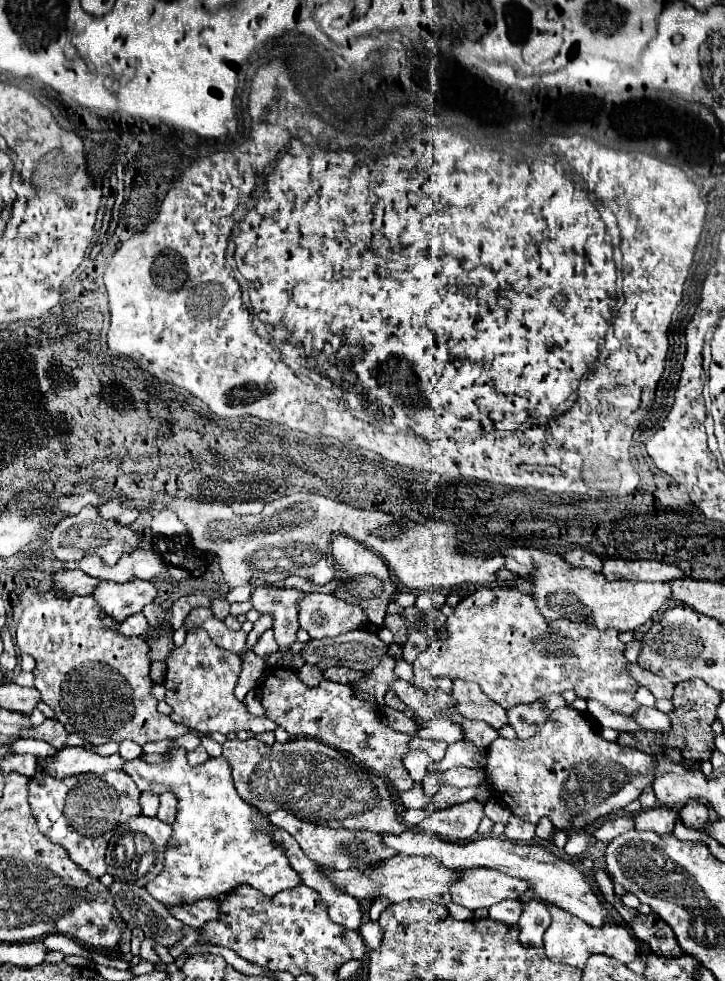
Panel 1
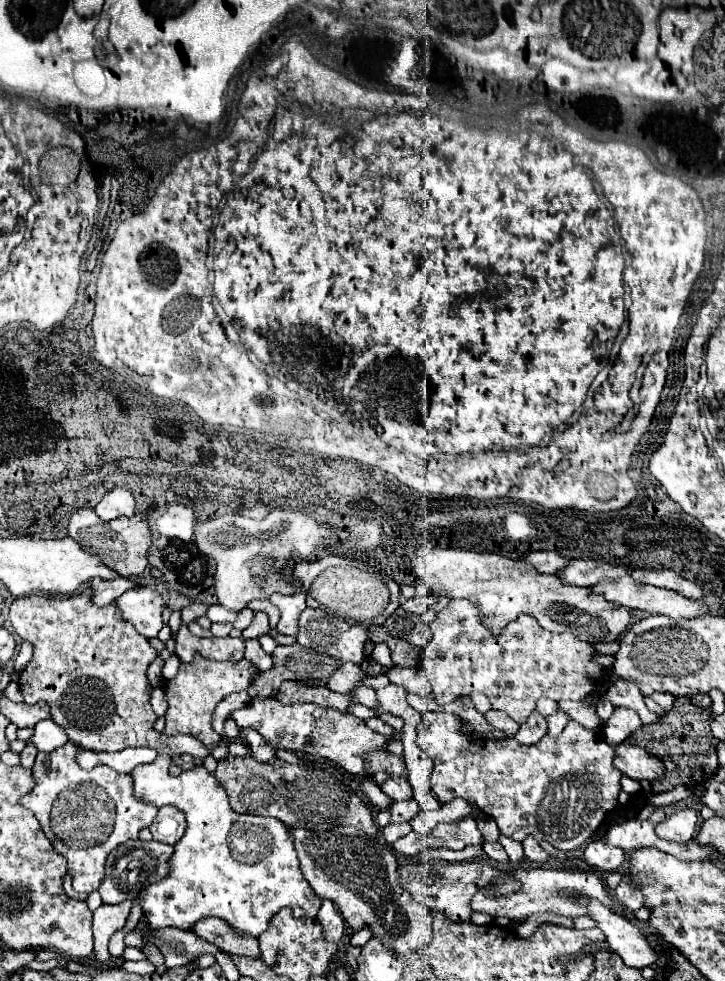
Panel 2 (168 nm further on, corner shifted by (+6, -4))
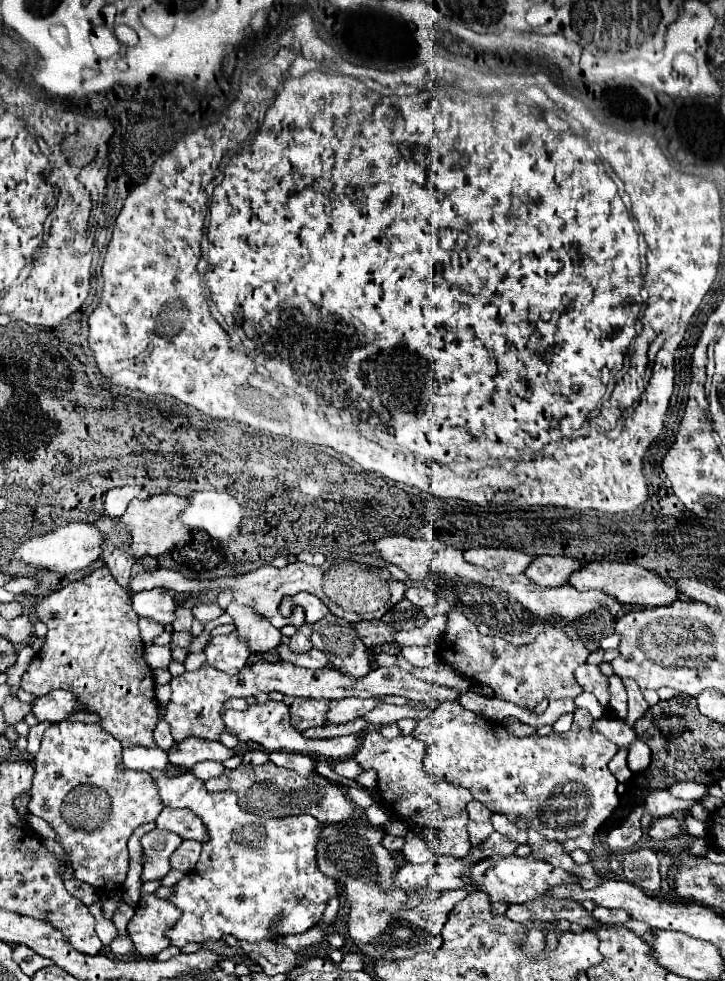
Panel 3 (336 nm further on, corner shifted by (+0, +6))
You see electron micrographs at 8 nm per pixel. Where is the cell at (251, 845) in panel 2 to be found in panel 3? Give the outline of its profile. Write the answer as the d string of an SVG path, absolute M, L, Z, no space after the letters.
M169 768L151 770L149 774L165 806L193 810L207 830L207 842L203 842L195 870L183 876L167 898L181 910L179 922L165 932L171 946L183 948L189 942L217 940L225 934L259 942L271 938L271 922L277 918L283 920L277 922L277 930L283 934L301 934L321 920L327 900L337 892L337 884L317 868L315 840L319 838L319 822L315 818L263 818L243 812L231 790L209 792L205 782L187 768L181 768L179 774L169 774Z

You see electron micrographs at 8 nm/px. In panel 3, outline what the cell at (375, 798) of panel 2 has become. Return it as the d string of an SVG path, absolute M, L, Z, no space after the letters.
M353 758L337 762L333 770L335 770L339 776L343 776L343 778L355 778L355 776L359 776L359 774L363 772L363 770L361 770L361 766L359 766Z

